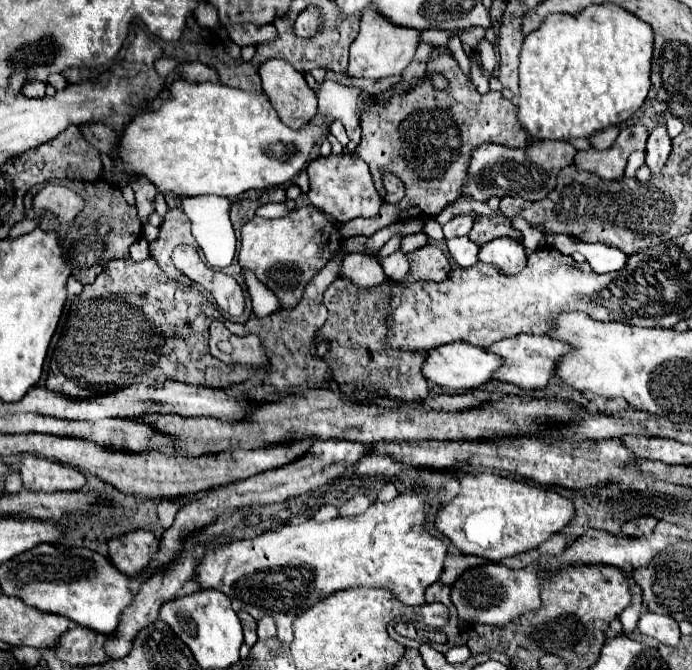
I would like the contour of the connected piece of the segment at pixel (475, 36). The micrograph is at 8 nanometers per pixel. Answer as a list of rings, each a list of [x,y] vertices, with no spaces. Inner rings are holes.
[[[471,27],[471,29],[467,29],[467,31],[461,33],[461,41],[465,45],[469,45],[473,51],[477,51],[477,45],[479,45],[479,41],[483,37],[485,37],[485,31],[481,27]]]

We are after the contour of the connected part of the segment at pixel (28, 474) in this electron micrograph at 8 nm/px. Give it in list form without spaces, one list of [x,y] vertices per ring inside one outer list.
[[[27,455],[21,461],[21,479],[29,491],[77,491],[85,485],[85,475],[69,465]]]

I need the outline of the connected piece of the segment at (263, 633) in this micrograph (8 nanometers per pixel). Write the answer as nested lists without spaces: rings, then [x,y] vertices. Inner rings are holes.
[[[261,617],[261,619],[257,621],[257,633],[259,633],[261,639],[273,637],[273,635],[277,633],[277,627],[275,627],[273,619],[271,619],[271,617]]]

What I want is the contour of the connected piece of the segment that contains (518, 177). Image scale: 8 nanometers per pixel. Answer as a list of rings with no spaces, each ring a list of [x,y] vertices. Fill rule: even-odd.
[[[535,141],[525,149],[511,149],[495,143],[483,143],[471,153],[467,169],[467,183],[463,185],[463,197],[475,201],[487,201],[489,197],[523,197],[527,201],[543,199],[555,185],[557,173],[573,163],[575,147],[567,141]]]

